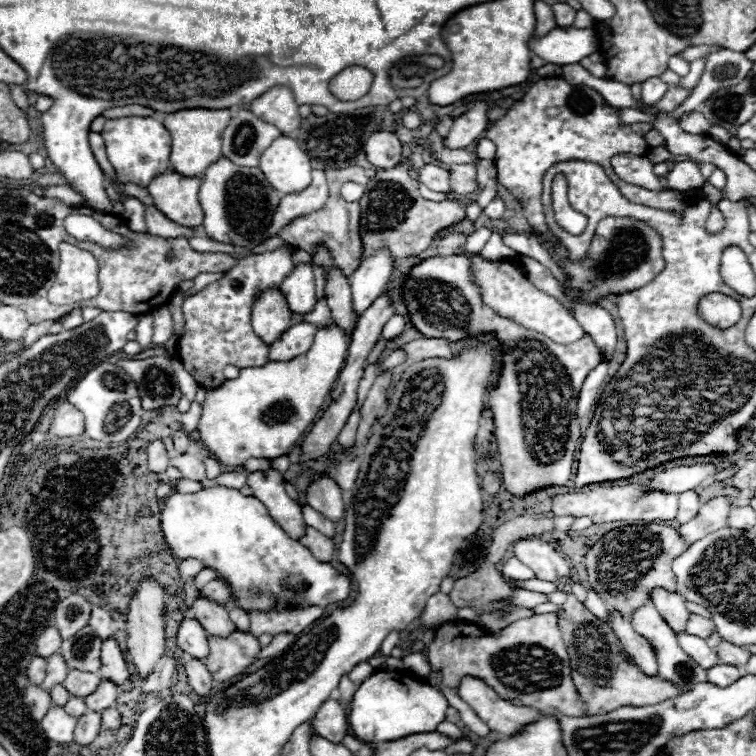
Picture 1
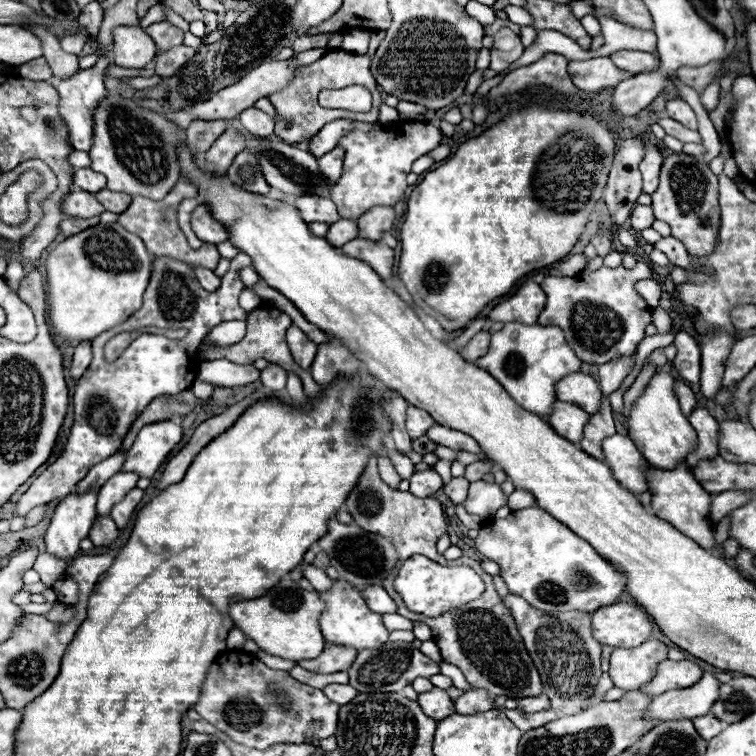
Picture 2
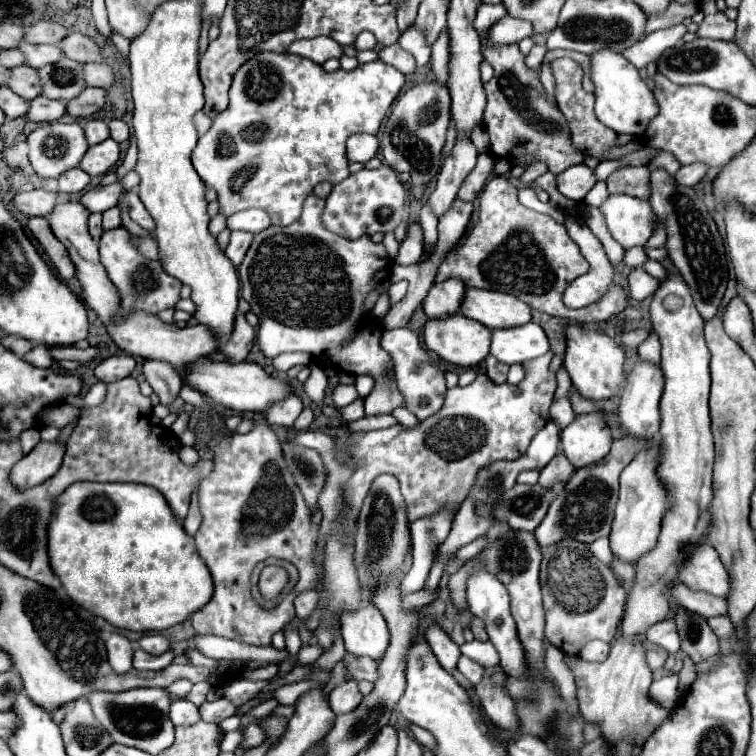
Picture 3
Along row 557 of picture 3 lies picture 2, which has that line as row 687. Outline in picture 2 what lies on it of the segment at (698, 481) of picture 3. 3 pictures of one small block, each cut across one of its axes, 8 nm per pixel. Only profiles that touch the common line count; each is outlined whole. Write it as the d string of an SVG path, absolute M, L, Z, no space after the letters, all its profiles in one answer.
M664 660L658 664L656 676L648 684L644 684L644 688L640 688L640 692L650 694L650 696L660 696L668 690L688 688L688 686L696 684L702 674L704 674L702 668L690 660L682 660L682 662Z

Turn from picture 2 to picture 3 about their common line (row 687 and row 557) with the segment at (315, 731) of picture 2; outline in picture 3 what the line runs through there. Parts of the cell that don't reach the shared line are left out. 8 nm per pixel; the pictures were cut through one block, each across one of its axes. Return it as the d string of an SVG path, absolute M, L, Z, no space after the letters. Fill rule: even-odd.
M254 420L254 428L248 434L232 434L224 436L214 446L214 468L200 482L200 510L202 510L202 526L196 532L196 548L204 558L206 566L214 578L214 596L196 614L192 614L192 626L196 634L214 634L230 640L238 640L244 644L254 646L268 646L272 636L282 630L294 616L294 598L302 590L310 590L312 582L316 580L316 570L312 570L312 560L308 554L316 544L318 526L312 526L308 514L308 506L304 506L304 498L300 490L296 490L296 482L292 482L292 474L288 474L288 466L280 454L280 440L272 432L266 420ZM266 558L280 558L288 560L296 566L300 578L294 586L294 593L288 594L274 608L262 608L250 594L250 574L254 566Z

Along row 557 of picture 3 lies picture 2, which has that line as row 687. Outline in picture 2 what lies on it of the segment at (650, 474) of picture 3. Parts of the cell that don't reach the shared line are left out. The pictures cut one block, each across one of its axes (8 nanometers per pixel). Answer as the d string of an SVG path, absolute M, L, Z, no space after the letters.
M648 638L636 648L620 648L612 652L610 658L610 678L616 688L624 692L640 690L656 674L656 666L668 658L668 646Z

